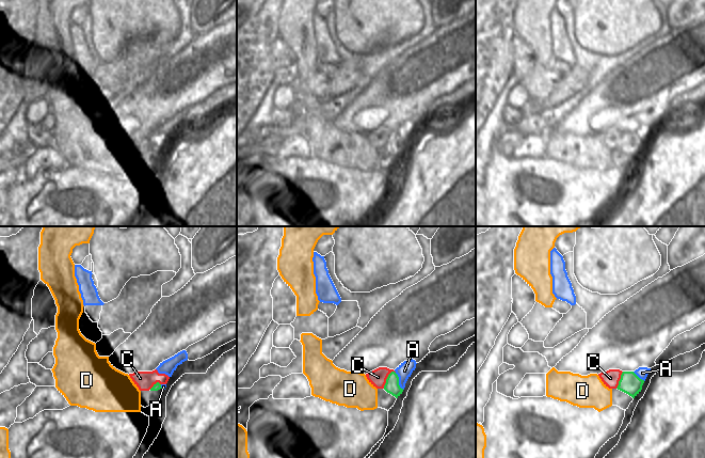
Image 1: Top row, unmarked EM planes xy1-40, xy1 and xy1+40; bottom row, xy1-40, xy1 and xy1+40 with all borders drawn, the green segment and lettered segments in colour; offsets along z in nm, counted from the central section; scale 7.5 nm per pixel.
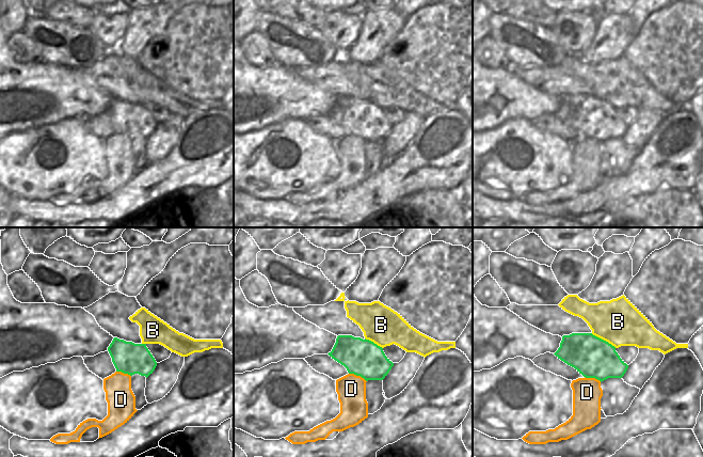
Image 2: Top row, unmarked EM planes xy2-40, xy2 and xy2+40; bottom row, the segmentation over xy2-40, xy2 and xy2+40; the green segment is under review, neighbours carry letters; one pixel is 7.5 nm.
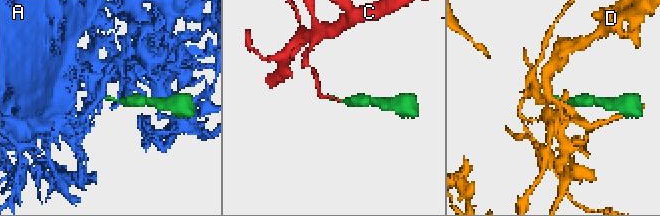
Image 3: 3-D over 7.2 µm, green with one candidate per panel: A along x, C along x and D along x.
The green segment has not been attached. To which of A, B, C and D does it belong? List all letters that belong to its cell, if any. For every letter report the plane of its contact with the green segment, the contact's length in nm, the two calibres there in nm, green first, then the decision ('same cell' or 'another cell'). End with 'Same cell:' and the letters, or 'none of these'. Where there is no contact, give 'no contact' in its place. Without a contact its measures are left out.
A: xy1 | 140 nm | 110/120 nm | another cell
B: xy2+40 | 220 nm | 300/340 nm | another cell
C: xy1 | 160 nm | 110/130 nm | another cell
D: xy2 | 150 nm | 280/220 nm | another cell
Same cell: none of these

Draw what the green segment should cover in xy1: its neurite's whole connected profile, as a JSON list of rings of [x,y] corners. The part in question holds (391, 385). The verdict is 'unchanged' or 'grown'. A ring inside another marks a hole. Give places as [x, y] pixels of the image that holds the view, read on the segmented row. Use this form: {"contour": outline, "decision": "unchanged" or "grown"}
{"contour": [[[391,372],[383,389],[378,389],[378,408],[389,411],[397,398],[402,394],[403,389],[399,385],[399,377],[395,372]]], "decision": "grown"}

